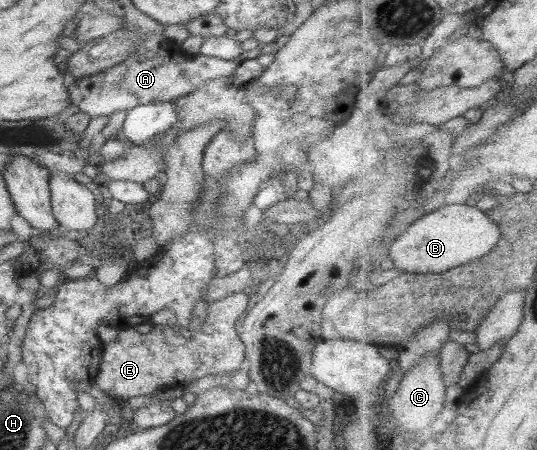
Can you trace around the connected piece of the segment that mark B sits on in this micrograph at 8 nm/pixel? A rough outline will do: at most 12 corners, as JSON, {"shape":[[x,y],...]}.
{"shape":[[445,205],[391,249],[397,269],[443,273],[493,251],[502,229]]}

